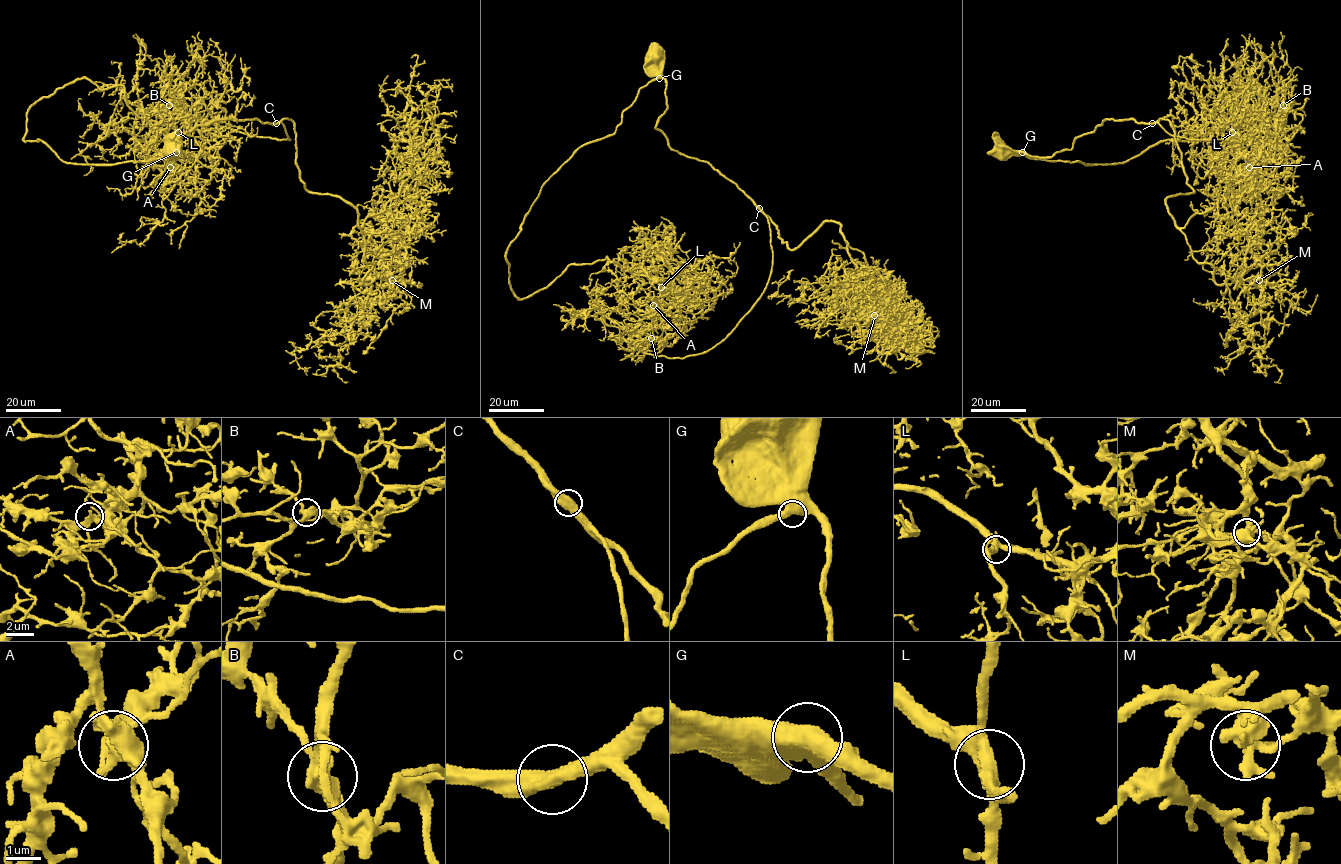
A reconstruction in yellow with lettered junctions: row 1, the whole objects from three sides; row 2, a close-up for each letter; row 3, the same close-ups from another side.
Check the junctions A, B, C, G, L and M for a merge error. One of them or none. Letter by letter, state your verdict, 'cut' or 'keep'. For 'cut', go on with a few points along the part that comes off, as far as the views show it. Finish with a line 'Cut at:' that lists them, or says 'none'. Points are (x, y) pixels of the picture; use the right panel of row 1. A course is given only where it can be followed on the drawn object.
A: keep
B: keep
C: keep
G: keep
L: keep
M: keep
Cut at: none

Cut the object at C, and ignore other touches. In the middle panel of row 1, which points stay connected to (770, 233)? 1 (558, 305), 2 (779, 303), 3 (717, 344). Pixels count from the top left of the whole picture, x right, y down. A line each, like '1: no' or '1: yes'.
1: yes
2: no
3: yes

